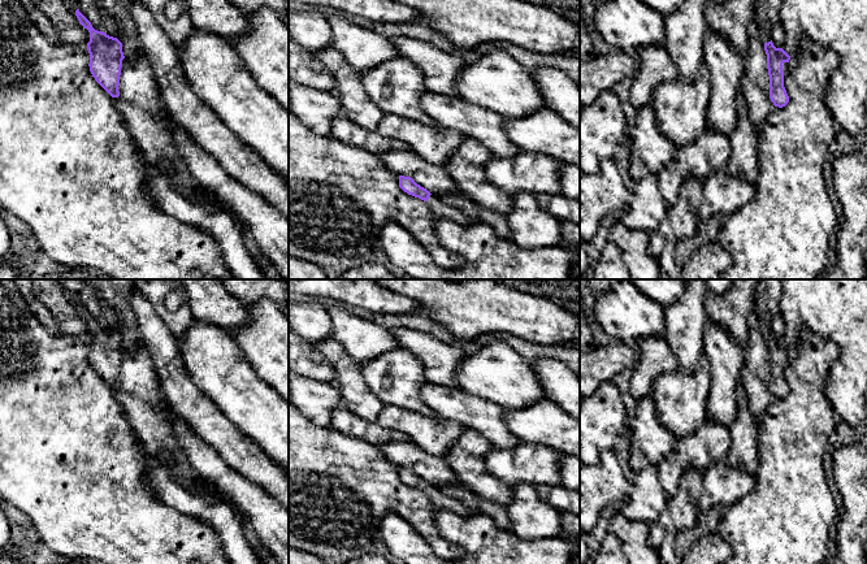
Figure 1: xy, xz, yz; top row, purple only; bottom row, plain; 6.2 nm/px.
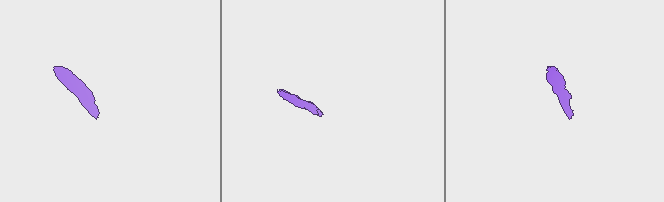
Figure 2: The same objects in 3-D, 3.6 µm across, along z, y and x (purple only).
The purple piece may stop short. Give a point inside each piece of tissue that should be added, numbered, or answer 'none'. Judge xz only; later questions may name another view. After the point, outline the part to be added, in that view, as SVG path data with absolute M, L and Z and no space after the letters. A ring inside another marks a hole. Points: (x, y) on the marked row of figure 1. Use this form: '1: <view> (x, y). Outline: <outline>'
1: xz (447, 212). Outline: M430 195L426 204L433 209L433 213L439 213L441 218L452 221L461 226L469 226L473 224L464 213L441 201L435 195Z

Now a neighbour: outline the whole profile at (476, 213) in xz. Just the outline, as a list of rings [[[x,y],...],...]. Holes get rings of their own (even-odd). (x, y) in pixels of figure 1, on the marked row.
[[[460,194],[441,195],[441,199],[443,203],[464,213],[473,224],[487,225],[497,233],[497,235],[512,239],[512,233],[507,224],[506,214],[485,209]]]

